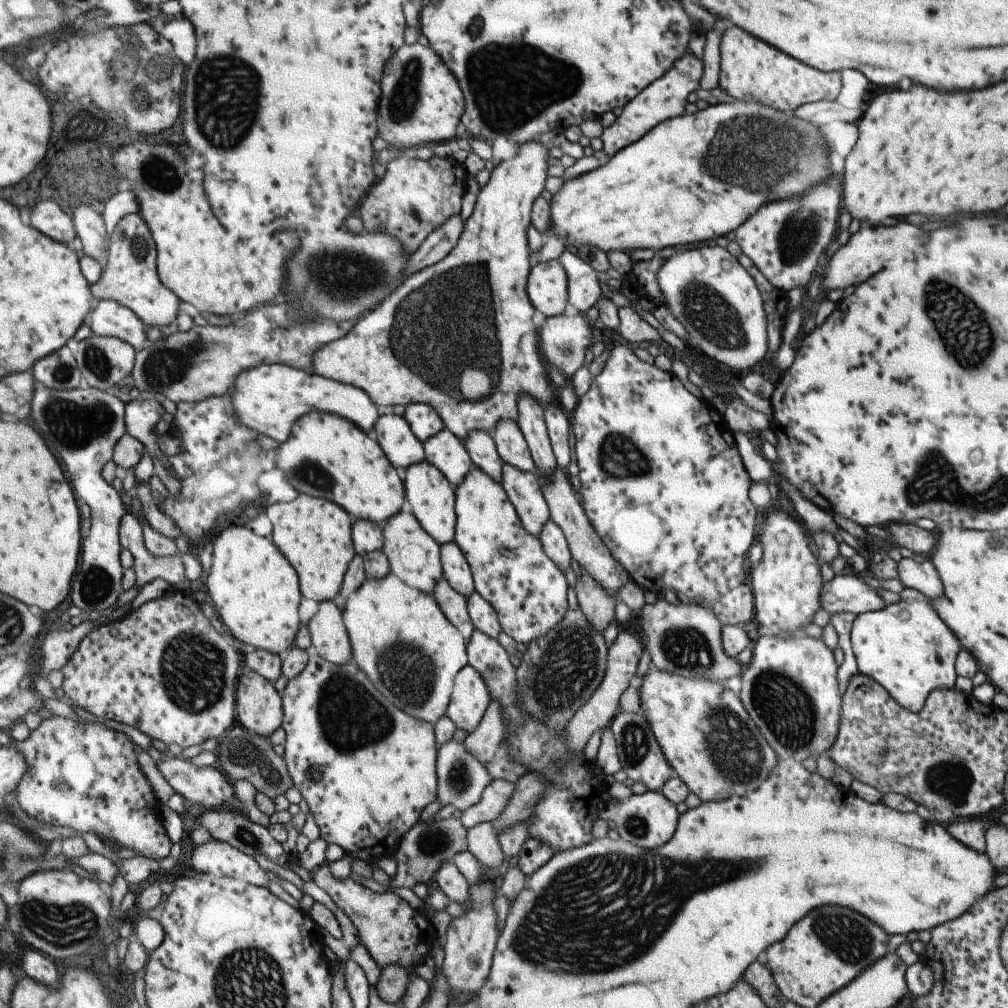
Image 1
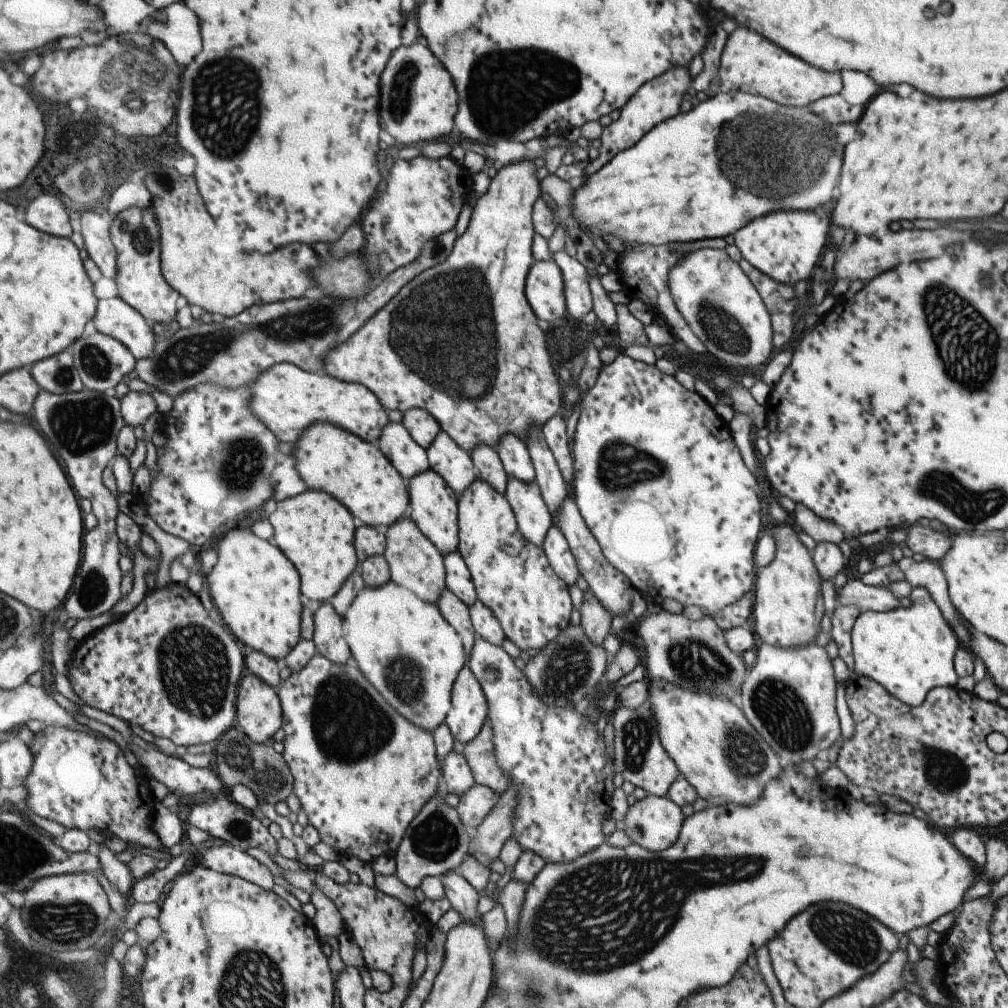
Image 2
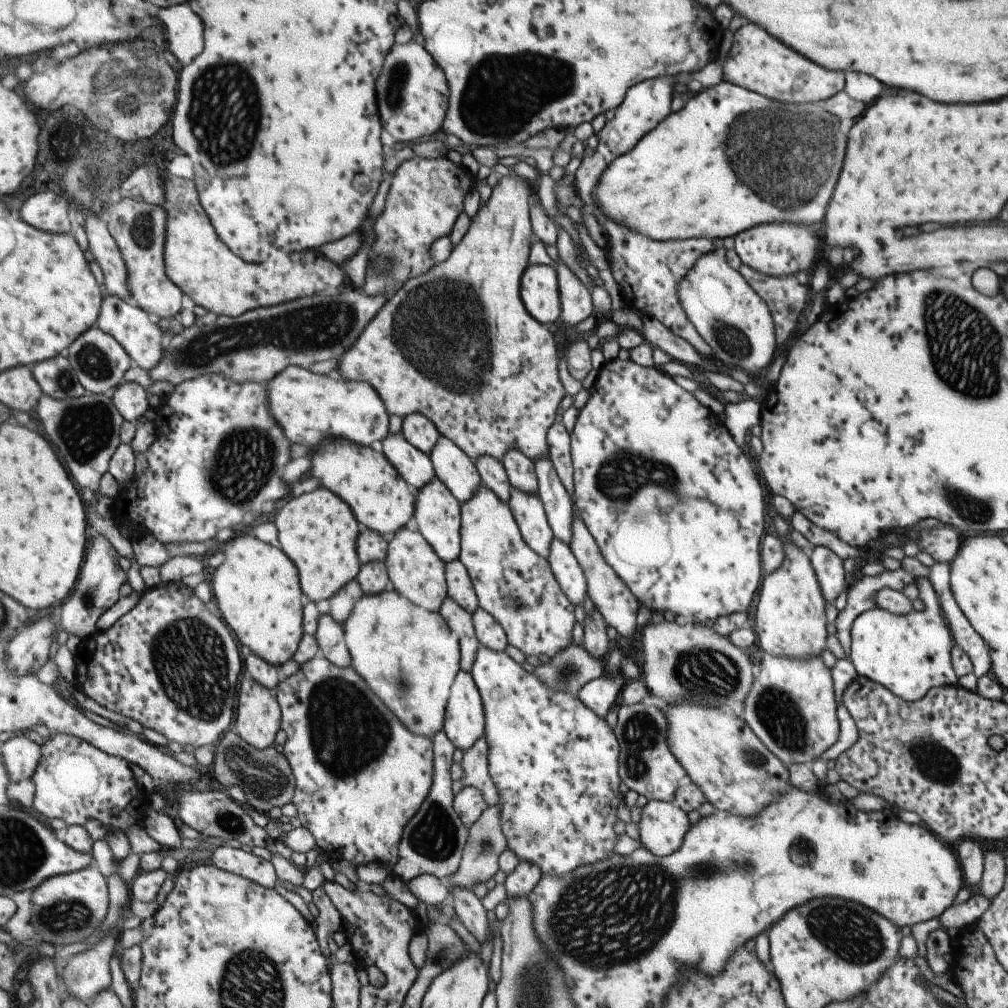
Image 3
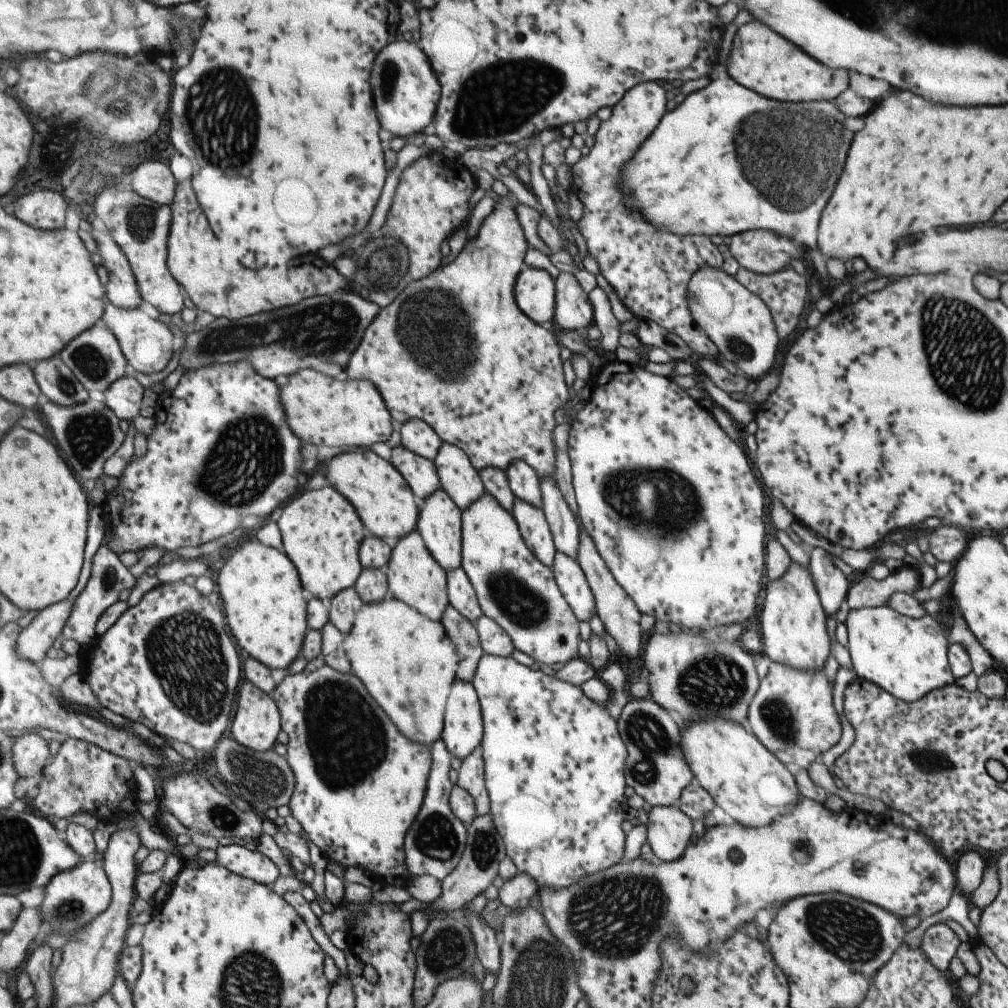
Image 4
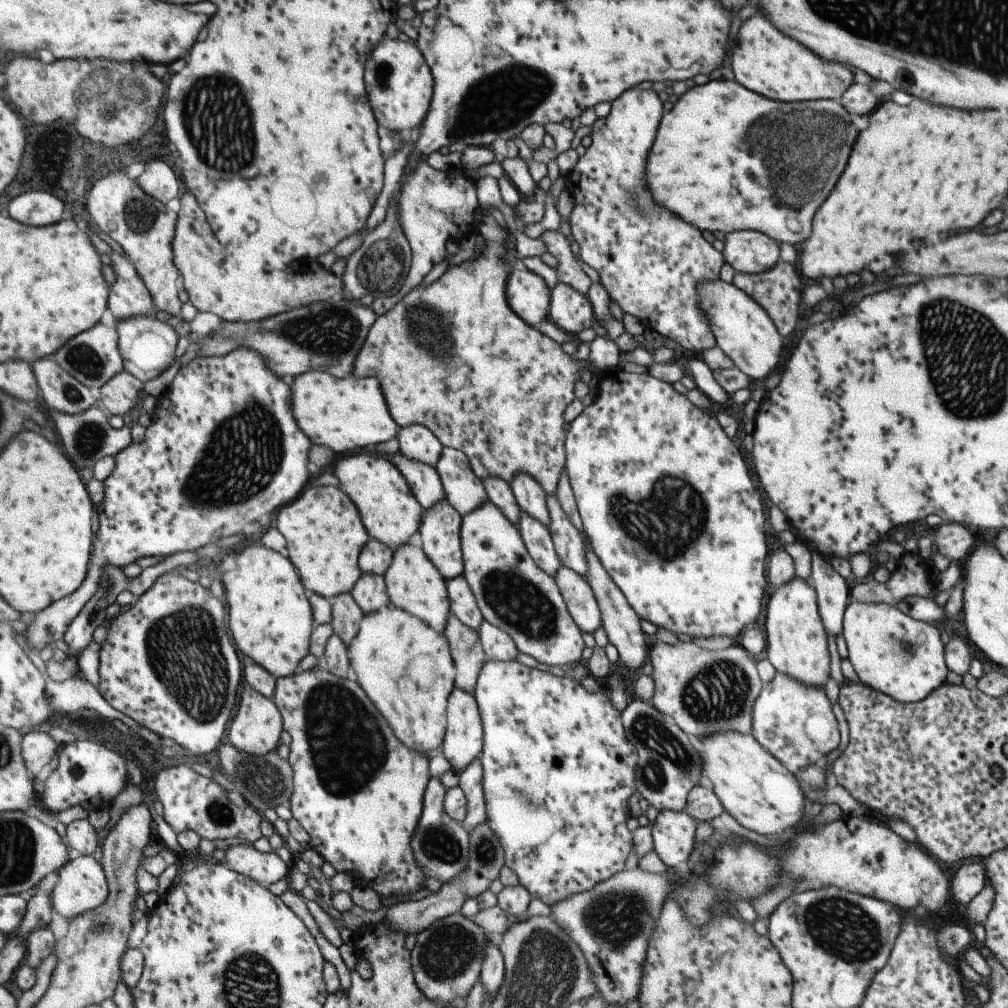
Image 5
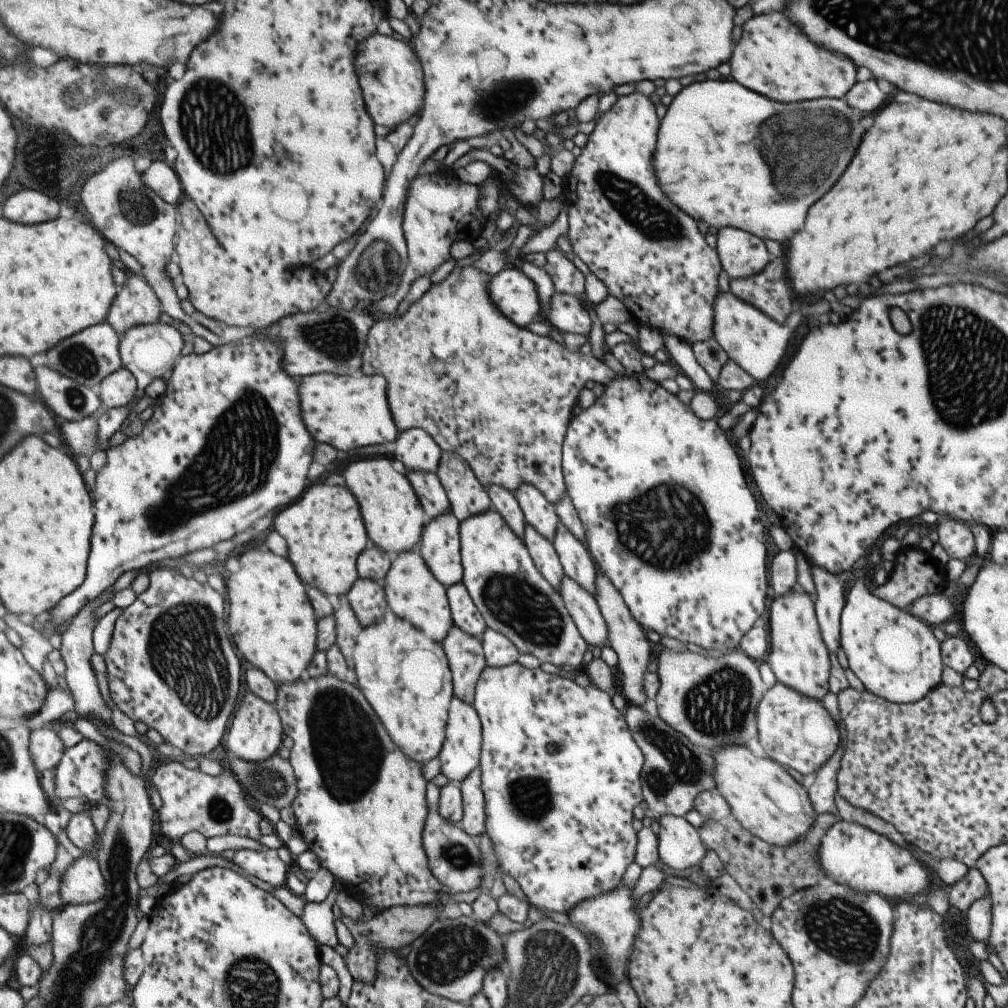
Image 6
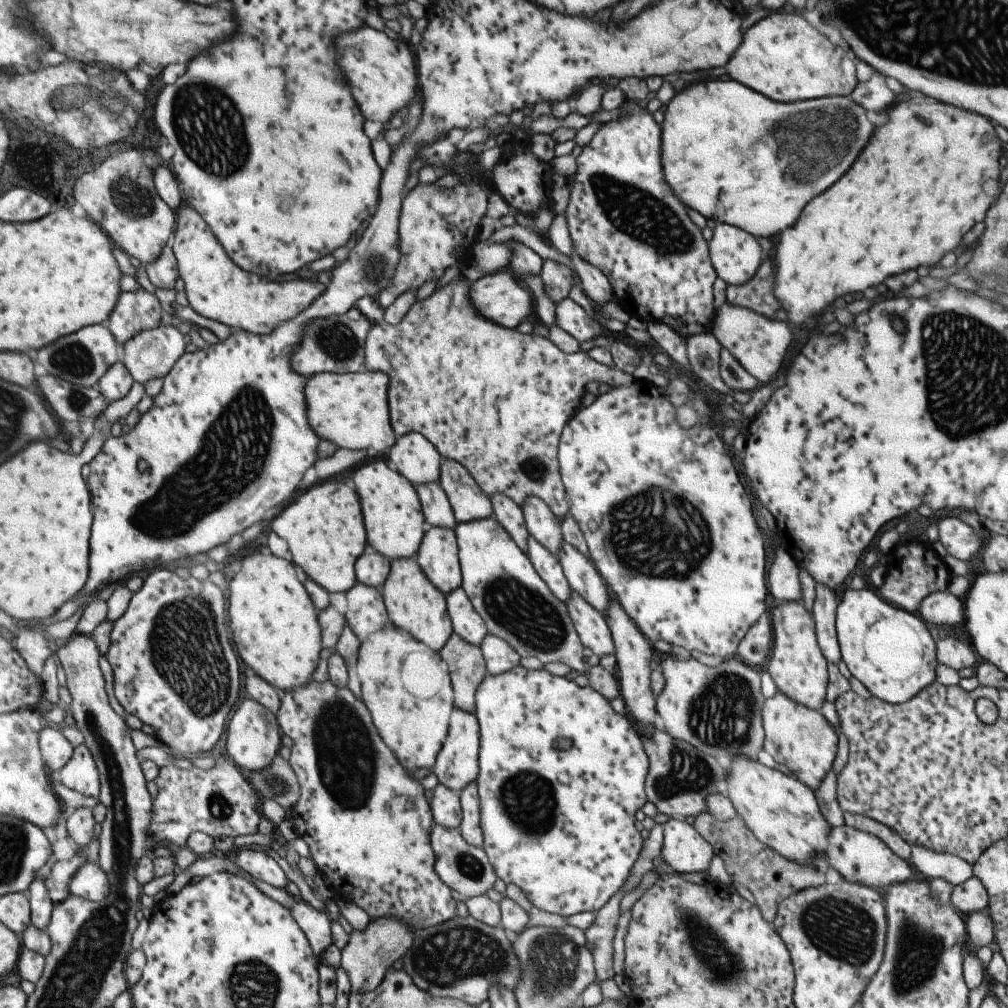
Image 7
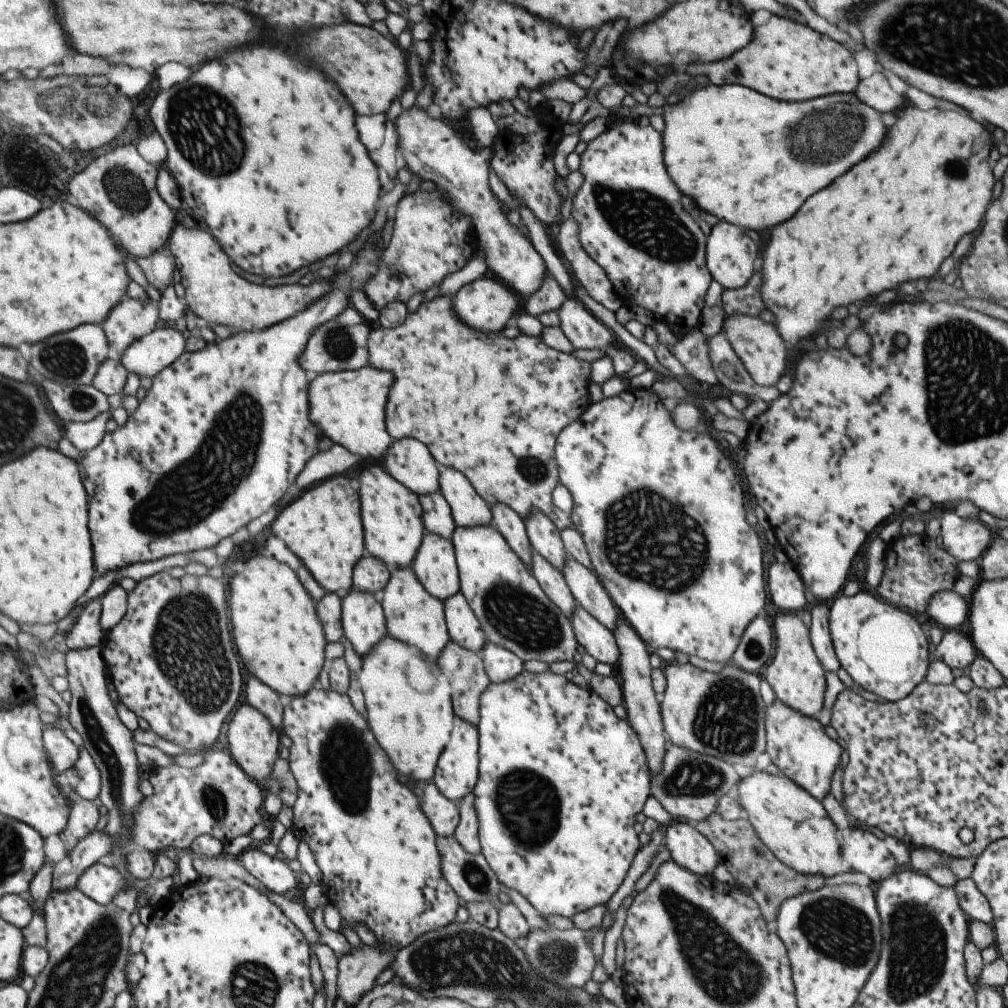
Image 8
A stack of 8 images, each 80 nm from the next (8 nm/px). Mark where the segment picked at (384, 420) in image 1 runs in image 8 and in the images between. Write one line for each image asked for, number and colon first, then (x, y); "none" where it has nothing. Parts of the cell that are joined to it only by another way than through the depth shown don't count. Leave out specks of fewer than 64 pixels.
2: (409, 458)
3: (416, 467)
4: (419, 472)
5: (426, 484)
6: (428, 489)
7: (437, 511)
8: (437, 517)

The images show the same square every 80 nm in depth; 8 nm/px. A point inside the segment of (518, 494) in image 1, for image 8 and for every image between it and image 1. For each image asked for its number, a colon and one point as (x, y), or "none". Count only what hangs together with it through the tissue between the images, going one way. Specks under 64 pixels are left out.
2: (533, 518)
3: (528, 512)
4: (533, 528)
5: (536, 537)
6: (541, 553)
7: (545, 564)
8: (550, 579)

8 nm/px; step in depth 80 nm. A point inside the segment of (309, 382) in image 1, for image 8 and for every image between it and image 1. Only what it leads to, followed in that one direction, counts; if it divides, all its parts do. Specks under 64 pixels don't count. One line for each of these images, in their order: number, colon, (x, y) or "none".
2: (287, 398)
3: (308, 406)
4: (322, 410)
5: (347, 415)
6: (350, 412)
7: (351, 409)
8: (350, 407)

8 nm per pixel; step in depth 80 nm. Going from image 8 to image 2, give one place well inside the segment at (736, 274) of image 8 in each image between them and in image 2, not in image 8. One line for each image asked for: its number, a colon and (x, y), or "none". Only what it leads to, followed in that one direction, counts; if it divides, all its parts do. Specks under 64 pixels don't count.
2: (784, 245)
3: (777, 249)
4: (761, 251)
5: (748, 252)
6: (740, 254)
7: (735, 255)

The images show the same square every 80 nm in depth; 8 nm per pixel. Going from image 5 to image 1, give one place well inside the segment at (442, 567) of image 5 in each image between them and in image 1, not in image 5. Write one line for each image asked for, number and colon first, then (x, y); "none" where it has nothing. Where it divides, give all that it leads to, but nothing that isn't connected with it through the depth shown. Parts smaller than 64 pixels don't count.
1: (430, 498)
2: (432, 506)
3: (436, 517)
4: (438, 525)

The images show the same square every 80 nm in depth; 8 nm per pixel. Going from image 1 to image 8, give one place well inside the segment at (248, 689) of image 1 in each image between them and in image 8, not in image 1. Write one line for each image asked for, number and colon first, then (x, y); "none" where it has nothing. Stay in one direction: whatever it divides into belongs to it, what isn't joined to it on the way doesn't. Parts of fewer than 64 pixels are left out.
2: (260, 713)
3: (259, 715)
4: (258, 722)
5: (257, 729)
6: (256, 734)
7: (253, 740)
8: (254, 742)

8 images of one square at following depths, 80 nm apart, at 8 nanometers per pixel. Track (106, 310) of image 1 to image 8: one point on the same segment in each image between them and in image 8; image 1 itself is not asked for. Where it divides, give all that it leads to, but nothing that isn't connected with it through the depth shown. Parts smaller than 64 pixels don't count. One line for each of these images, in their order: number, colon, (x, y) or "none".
2: (114, 317)
3: (133, 327)
4: (148, 344)
5: (147, 345)
6: (152, 351)
7: (152, 354)
8: (152, 354)

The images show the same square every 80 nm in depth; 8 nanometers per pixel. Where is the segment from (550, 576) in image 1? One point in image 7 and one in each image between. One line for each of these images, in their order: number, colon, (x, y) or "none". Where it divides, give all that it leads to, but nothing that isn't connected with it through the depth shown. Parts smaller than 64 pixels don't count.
2: (511, 577)
3: (514, 585)
4: (512, 588)
5: (512, 593)
6: (513, 599)
7: (515, 604)

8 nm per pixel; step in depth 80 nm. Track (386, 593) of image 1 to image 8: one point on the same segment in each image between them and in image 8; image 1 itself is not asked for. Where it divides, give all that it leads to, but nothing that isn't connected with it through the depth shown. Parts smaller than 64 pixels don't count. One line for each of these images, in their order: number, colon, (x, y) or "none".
2: (403, 645)
3: (409, 655)
4: (406, 660)
5: (403, 664)
6: (406, 676)
7: (415, 728)
8: (408, 700)

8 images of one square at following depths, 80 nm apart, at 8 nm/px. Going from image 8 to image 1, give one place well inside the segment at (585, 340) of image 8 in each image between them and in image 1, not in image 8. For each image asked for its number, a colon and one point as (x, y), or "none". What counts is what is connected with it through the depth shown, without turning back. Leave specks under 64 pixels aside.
1: (582, 287)
2: (577, 298)
3: (575, 301)
4: (572, 311)
5: (569, 311)
6: (565, 313)
7: (568, 316)

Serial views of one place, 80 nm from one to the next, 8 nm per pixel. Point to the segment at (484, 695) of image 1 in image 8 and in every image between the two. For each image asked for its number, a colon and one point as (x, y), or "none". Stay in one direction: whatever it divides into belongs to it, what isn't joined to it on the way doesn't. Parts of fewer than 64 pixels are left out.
2: (468, 708)
3: (463, 724)
4: (462, 724)
5: (462, 740)
6: (460, 752)
7: (456, 764)
8: (455, 774)

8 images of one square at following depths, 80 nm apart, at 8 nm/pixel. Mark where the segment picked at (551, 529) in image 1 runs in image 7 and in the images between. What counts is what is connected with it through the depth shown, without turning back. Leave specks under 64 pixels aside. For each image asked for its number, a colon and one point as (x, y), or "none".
2: (554, 545)
3: (565, 568)
4: (570, 580)
5: (580, 602)
6: (582, 609)
7: (590, 626)

